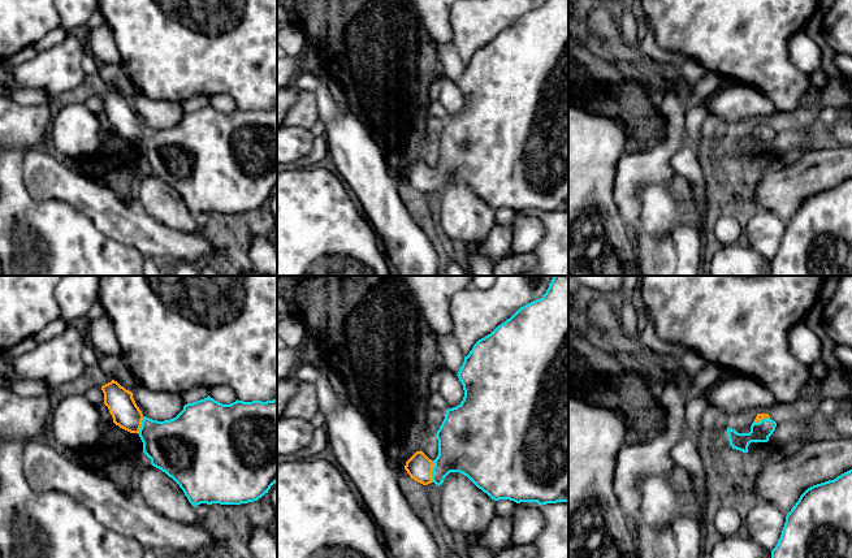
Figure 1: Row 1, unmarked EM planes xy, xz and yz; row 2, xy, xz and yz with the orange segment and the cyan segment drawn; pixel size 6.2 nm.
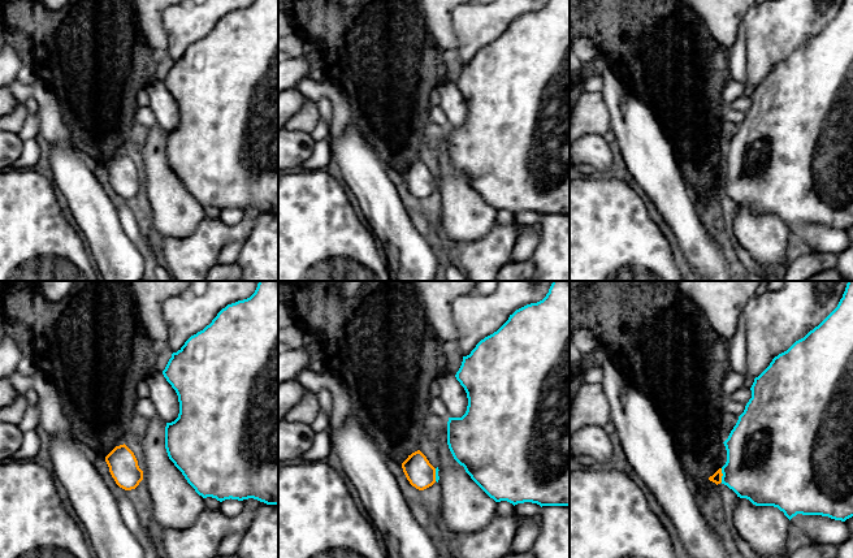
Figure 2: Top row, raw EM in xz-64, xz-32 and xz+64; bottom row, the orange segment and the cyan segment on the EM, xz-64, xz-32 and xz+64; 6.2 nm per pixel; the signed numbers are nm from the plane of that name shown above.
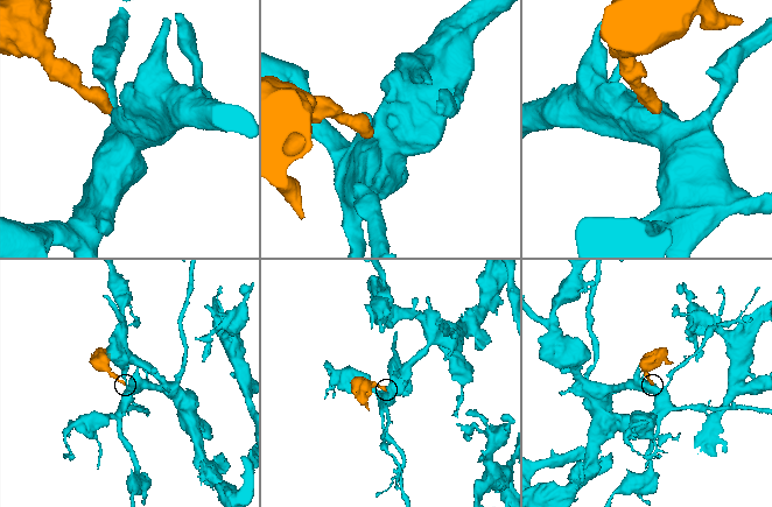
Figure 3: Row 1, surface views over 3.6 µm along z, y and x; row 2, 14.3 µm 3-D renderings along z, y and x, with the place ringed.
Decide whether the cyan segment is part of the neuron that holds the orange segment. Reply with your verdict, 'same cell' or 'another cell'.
same cell

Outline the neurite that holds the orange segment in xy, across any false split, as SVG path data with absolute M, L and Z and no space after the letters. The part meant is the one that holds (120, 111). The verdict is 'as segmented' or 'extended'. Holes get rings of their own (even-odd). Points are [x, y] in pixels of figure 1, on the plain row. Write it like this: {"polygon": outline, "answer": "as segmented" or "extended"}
{"polygon": "M117 90L101 95L104 113L108 116L113 131L120 137L138 142L143 151L143 161L151 173L172 186L183 199L189 211L195 216L200 212L241 213L258 209L277 191L277 108L273 109L235 109L222 113L209 104L187 112L173 127L157 130L146 126L137 114L133 101Z", "answer": "extended"}

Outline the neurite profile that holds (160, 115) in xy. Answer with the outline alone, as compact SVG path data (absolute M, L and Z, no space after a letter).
M138 92L133 107L143 125L164 130L176 126L185 114L181 101L152 100Z

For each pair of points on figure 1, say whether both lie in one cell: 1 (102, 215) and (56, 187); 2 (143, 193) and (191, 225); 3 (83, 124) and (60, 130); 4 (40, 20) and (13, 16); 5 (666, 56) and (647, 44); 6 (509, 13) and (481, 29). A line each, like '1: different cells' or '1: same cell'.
1: same cell
2: same cell
3: same cell
4: same cell
5: same cell
6: same cell

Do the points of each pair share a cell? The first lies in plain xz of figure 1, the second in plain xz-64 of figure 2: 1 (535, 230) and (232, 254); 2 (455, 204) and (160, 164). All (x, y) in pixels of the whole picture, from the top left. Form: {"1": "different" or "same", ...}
{"1": "same", "2": "same"}

